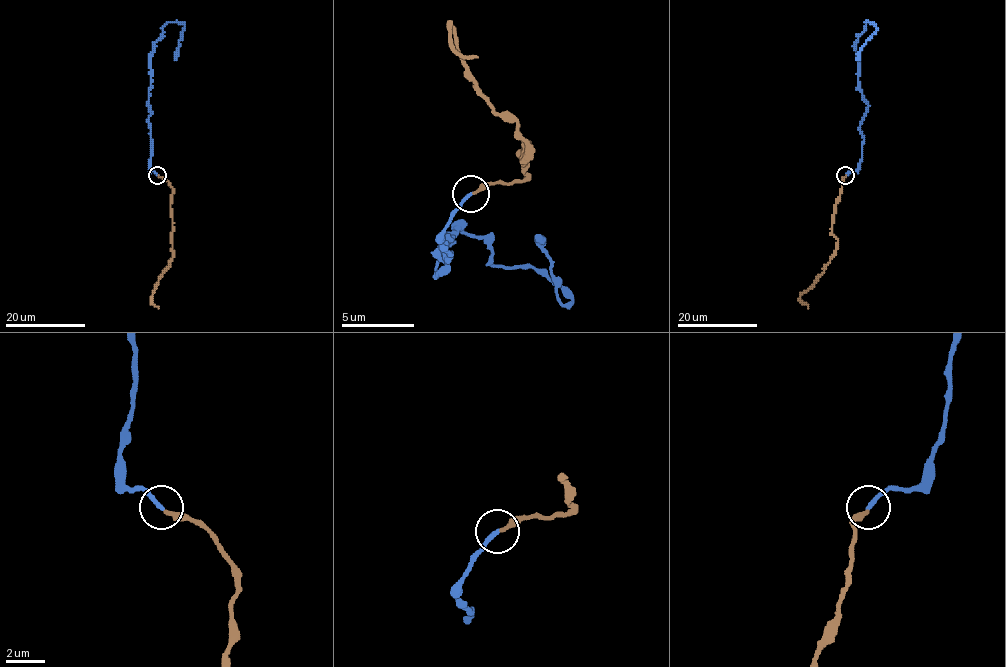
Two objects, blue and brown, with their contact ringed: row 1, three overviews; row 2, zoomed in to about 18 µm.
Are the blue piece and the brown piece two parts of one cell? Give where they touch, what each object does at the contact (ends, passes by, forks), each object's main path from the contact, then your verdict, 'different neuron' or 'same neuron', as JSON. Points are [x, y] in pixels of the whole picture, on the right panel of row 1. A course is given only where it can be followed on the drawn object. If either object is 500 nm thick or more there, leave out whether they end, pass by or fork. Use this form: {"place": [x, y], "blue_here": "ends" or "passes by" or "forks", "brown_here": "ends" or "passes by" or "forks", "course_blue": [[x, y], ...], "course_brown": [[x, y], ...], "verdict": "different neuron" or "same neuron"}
{"place": [845, 175], "blue_here": "ends", "brown_here": "ends", "course_blue": [[845, 175], [861, 158], [859, 124], [867, 107], [855, 42], [865, 22], [872, 23], [876, 31], [856, 59]], "course_brown": [[845, 175], [832, 223], [837, 249], [817, 280], [799, 297], [808, 309]], "verdict": "same neuron"}

